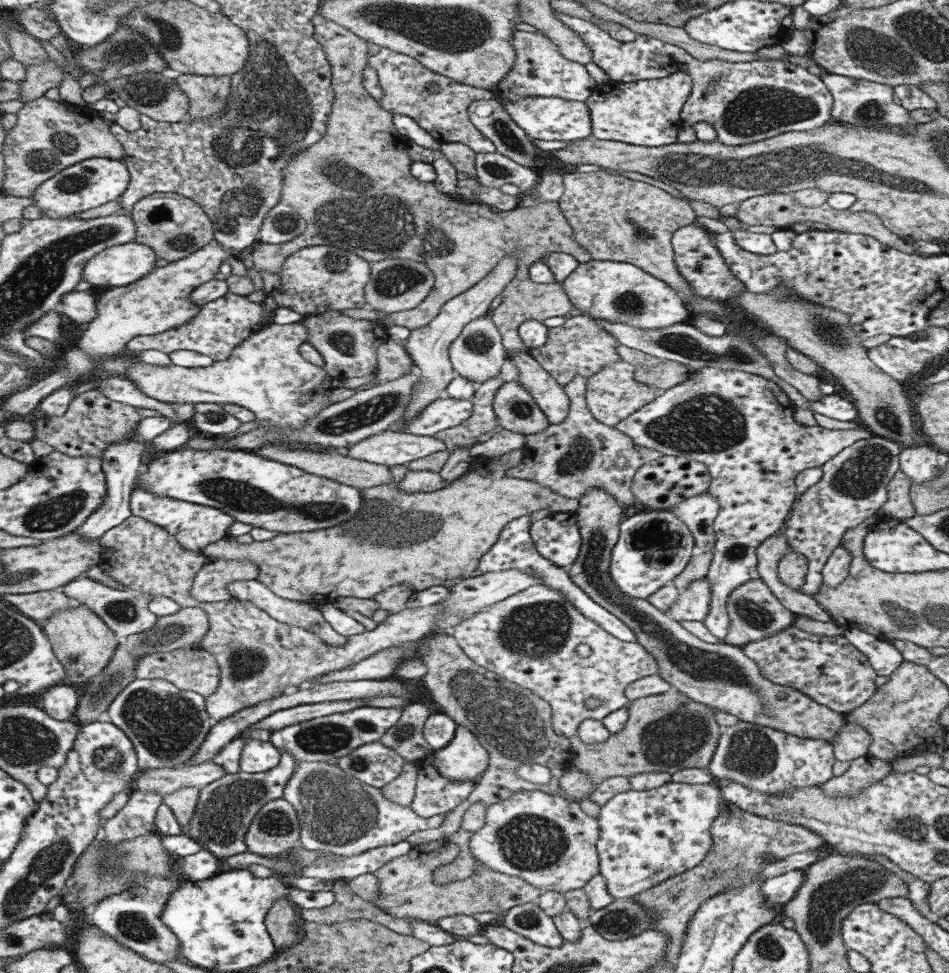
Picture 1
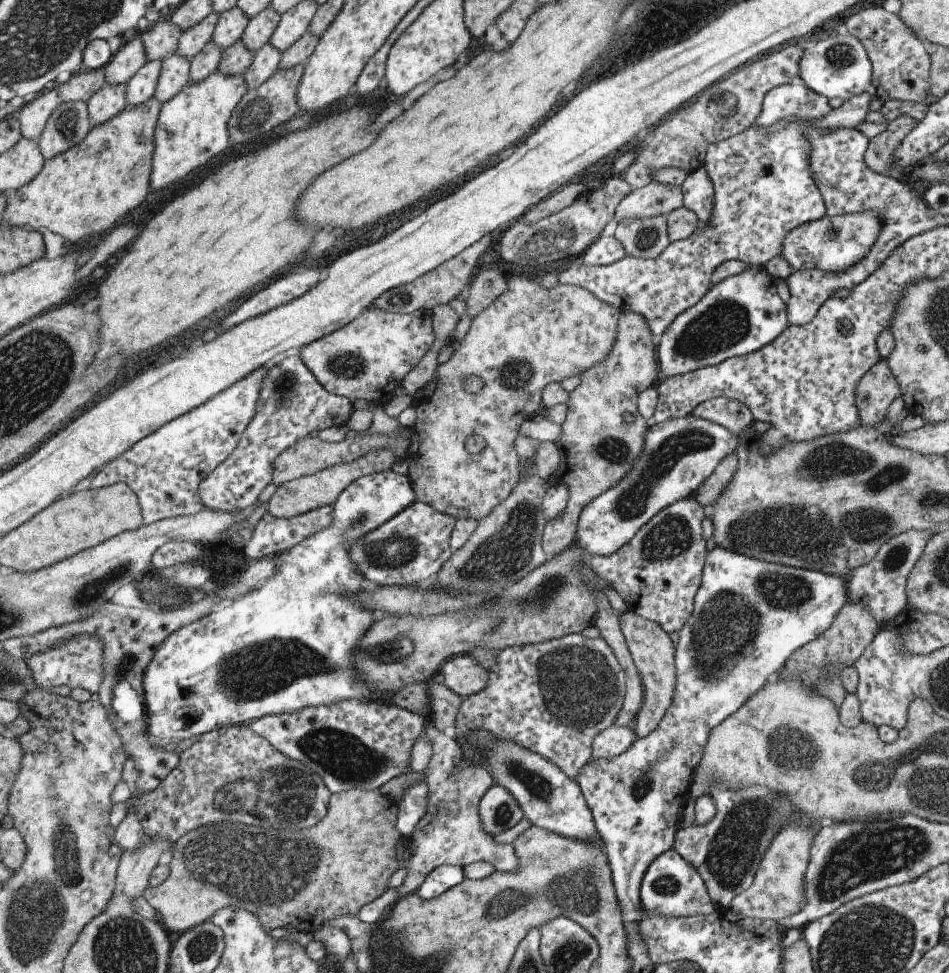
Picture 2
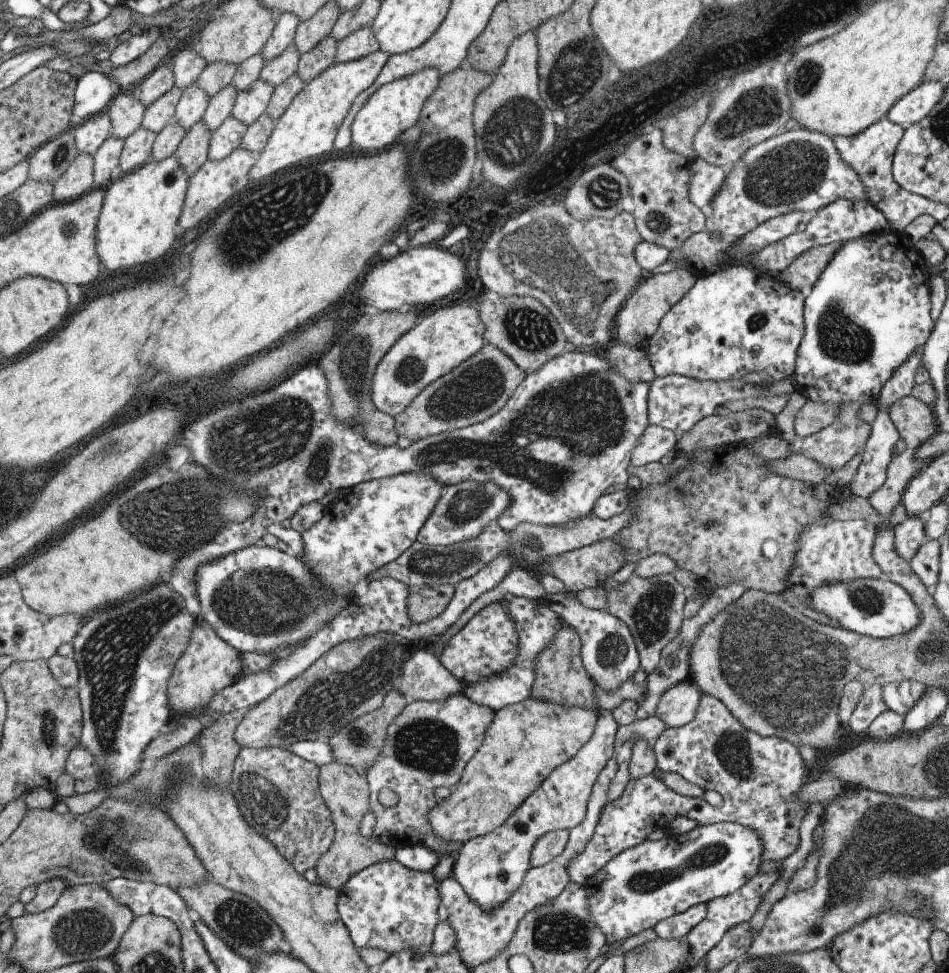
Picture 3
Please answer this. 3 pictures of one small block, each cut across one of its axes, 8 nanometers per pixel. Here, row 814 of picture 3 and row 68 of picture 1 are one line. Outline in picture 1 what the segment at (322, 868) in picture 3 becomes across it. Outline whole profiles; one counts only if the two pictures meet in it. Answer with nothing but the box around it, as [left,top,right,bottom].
[250,9,593,352]

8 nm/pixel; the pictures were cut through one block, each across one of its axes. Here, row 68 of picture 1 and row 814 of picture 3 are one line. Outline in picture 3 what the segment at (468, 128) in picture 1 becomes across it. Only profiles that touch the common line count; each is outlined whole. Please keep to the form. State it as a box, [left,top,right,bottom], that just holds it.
[367,695,495,858]

